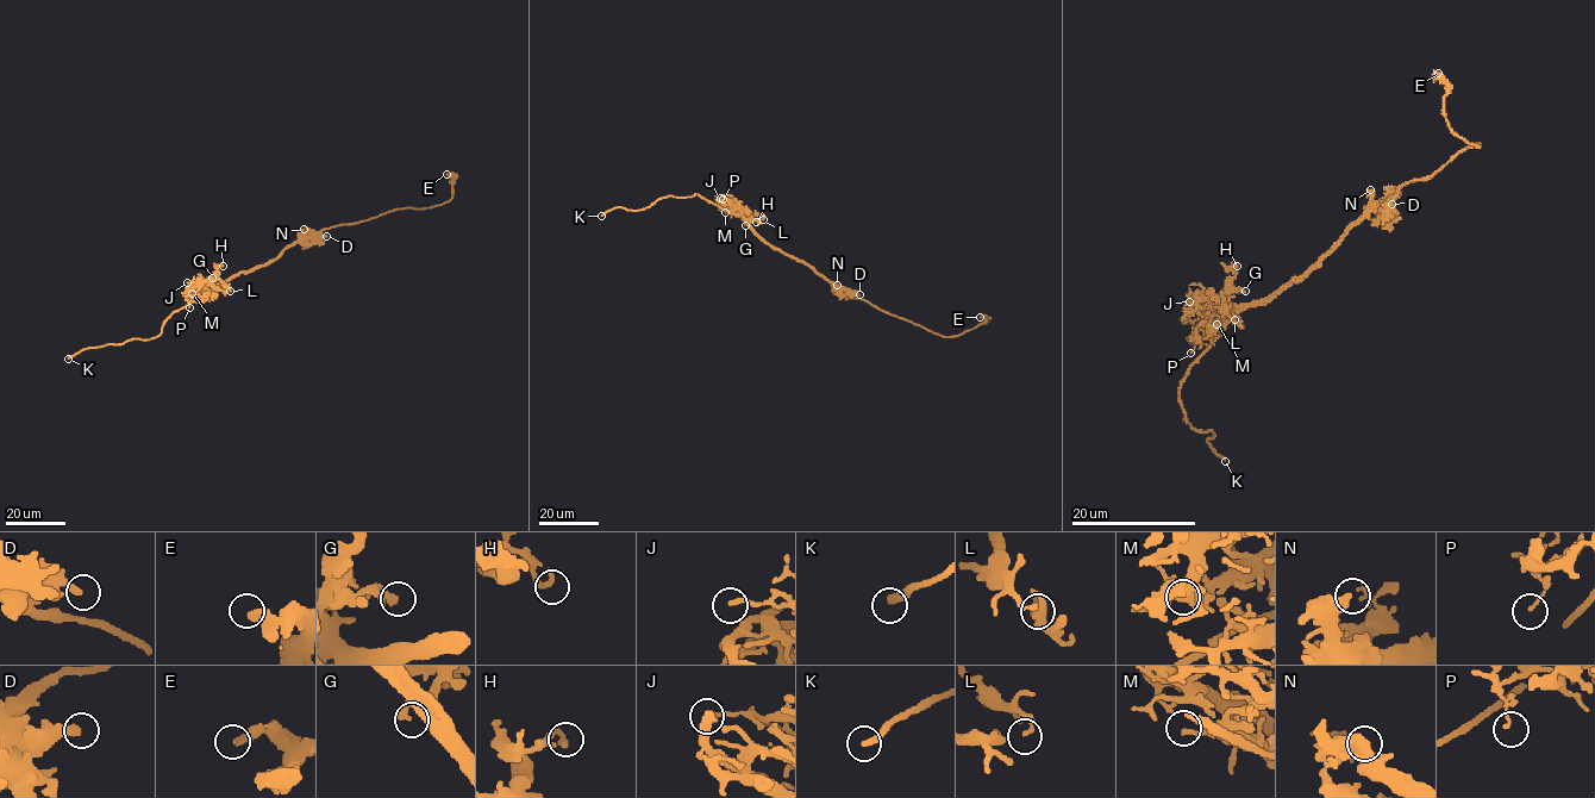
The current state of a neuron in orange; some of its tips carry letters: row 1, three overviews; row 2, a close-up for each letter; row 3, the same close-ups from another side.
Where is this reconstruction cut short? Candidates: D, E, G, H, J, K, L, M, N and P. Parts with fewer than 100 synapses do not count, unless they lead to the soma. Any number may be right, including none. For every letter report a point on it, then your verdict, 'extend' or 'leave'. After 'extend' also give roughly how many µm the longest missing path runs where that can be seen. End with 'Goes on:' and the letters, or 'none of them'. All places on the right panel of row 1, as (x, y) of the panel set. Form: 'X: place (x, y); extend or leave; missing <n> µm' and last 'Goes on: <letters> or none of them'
D: place (1392, 204); leave
E: place (1438, 73); leave
G: place (1245, 291); leave
H: place (1237, 266); leave
J: place (1189, 301); leave
K: place (1225, 461); extend; missing 15 µm
L: place (1234, 319); leave
M: place (1217, 324); leave
N: place (1370, 189); leave
P: place (1190, 353); leave
Goes on: K

